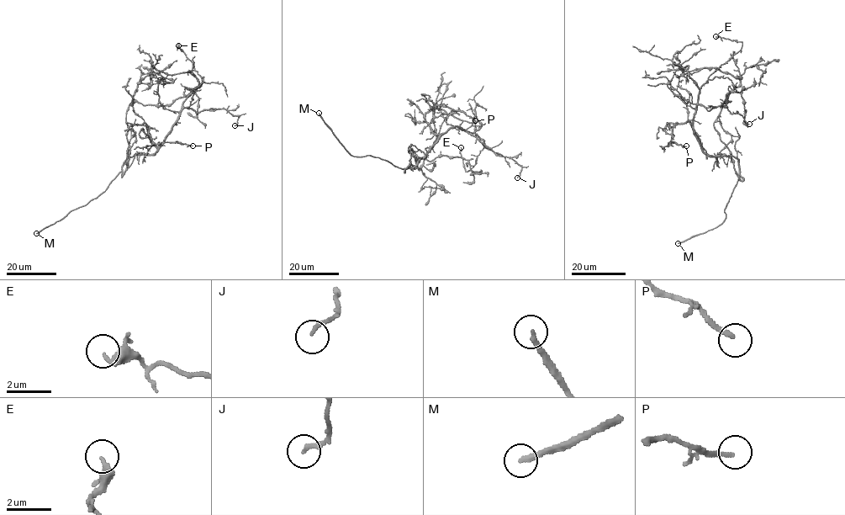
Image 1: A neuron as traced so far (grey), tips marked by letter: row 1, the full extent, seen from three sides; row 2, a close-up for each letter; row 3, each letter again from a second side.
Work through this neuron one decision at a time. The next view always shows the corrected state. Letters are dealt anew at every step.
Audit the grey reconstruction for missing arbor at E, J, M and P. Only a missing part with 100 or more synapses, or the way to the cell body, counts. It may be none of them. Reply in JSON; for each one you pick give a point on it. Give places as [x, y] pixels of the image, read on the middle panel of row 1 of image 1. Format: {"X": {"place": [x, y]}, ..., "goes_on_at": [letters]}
{"M": {"place": [319, 113]}, "goes_on_at": ["M"]}

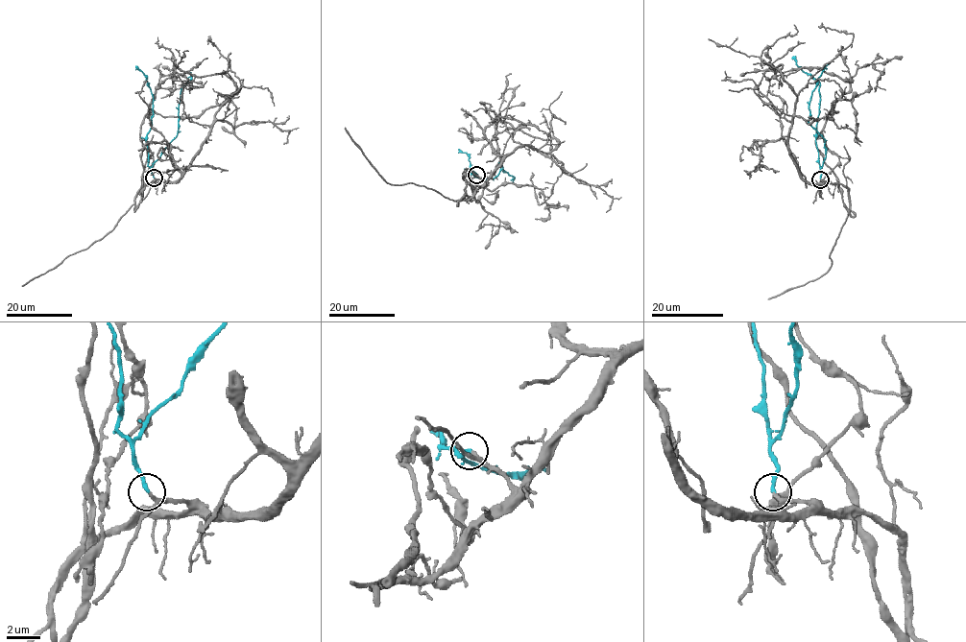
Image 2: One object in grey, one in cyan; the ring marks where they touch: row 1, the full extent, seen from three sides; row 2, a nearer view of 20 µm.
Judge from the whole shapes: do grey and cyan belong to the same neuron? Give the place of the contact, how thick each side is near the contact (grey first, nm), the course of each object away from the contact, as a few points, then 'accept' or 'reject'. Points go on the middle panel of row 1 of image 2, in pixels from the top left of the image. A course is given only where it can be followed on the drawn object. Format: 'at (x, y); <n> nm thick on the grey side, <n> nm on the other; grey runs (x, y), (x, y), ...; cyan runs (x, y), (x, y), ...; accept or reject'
at (476, 175); 160 nm thick on the grey side, 220 nm on the other; grey runs (476, 175), (484, 183), (457, 201), (465, 195), (465, 171), (477, 201), (499, 161), (495, 116), (524, 103); cyan runs (476, 175), (482, 178), (495, 178), (500, 164), (514, 178), (514, 183); accept

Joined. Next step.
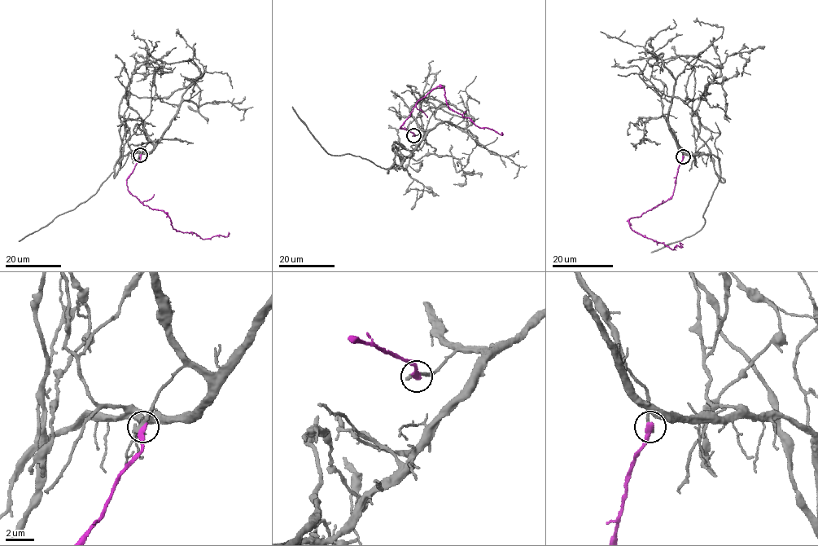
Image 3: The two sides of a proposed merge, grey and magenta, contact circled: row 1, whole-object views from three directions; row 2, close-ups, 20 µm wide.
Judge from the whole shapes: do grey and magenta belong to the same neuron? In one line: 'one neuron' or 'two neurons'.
two neurons

